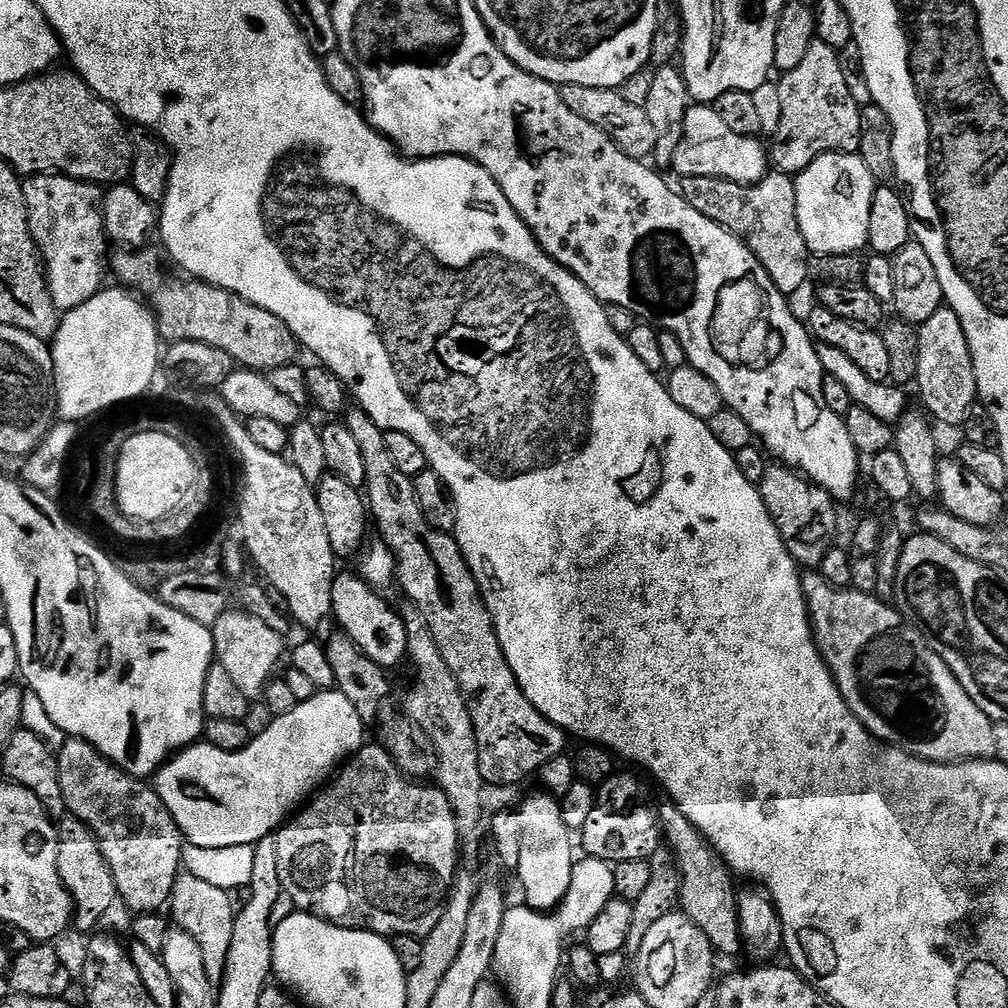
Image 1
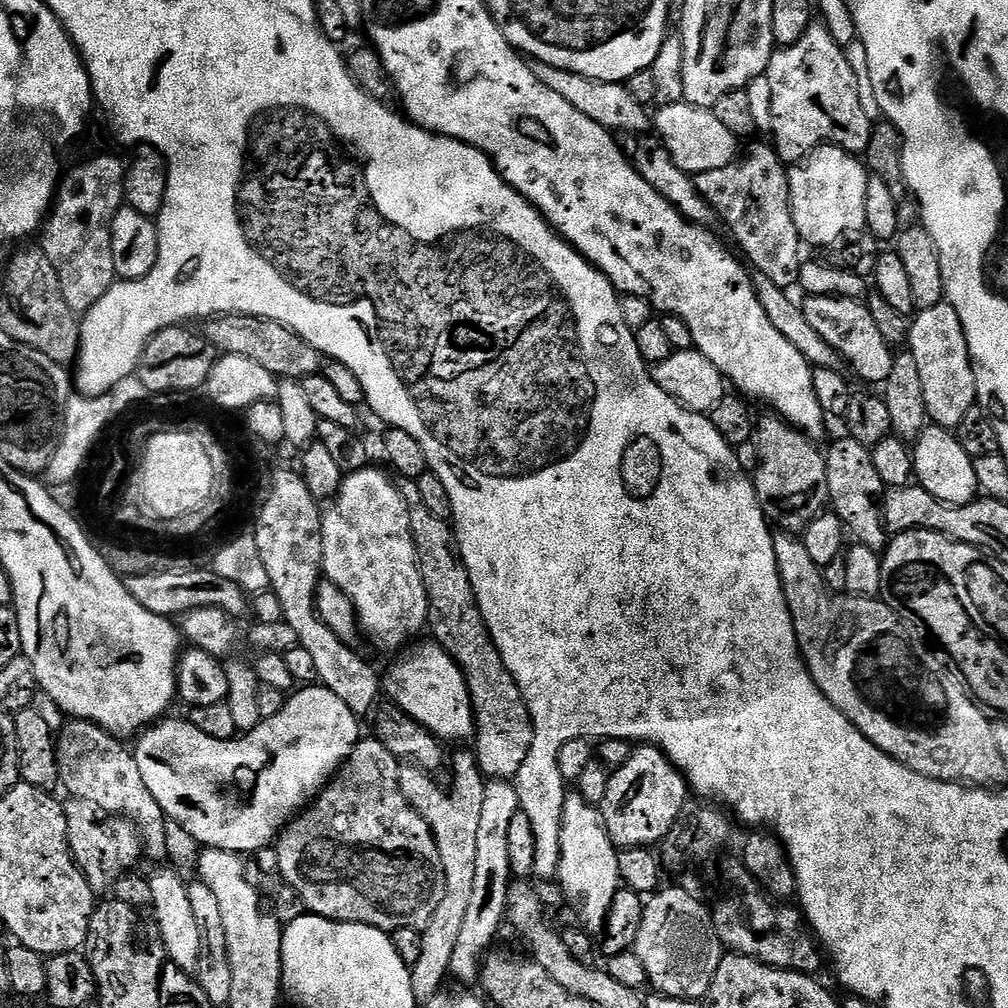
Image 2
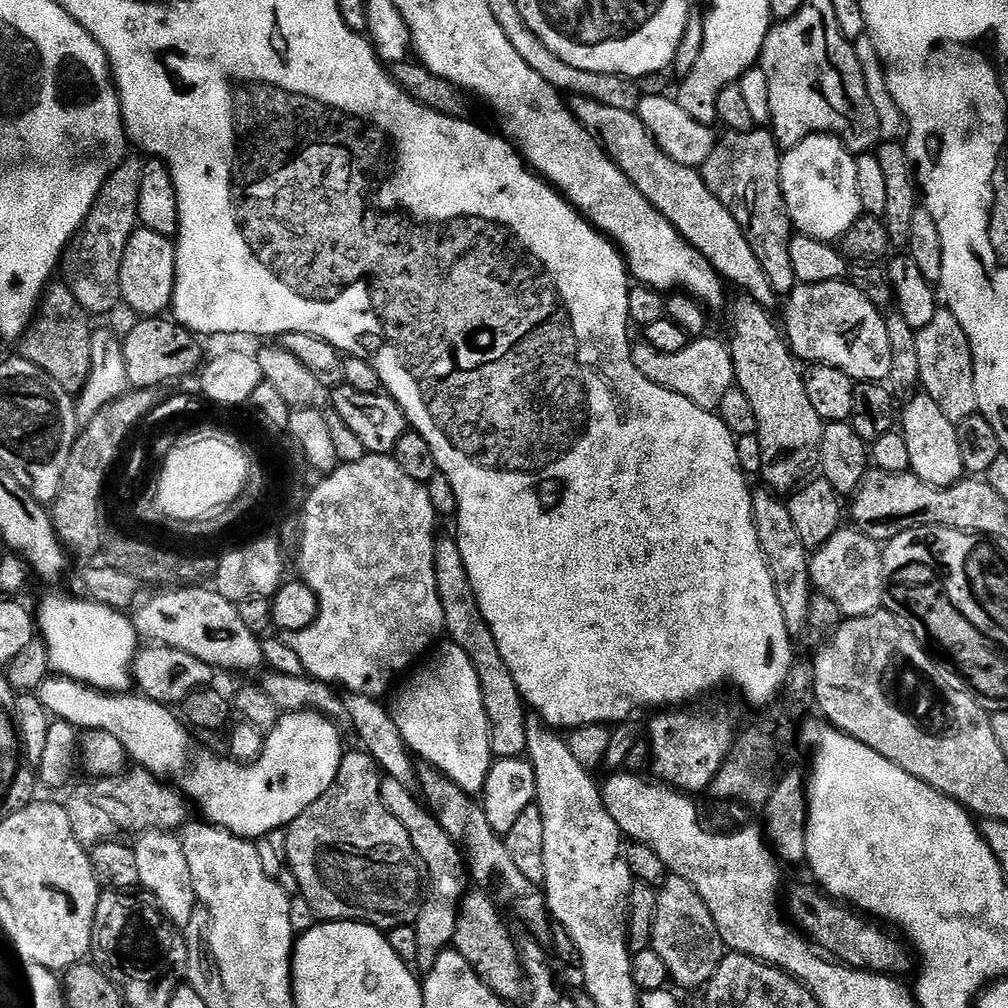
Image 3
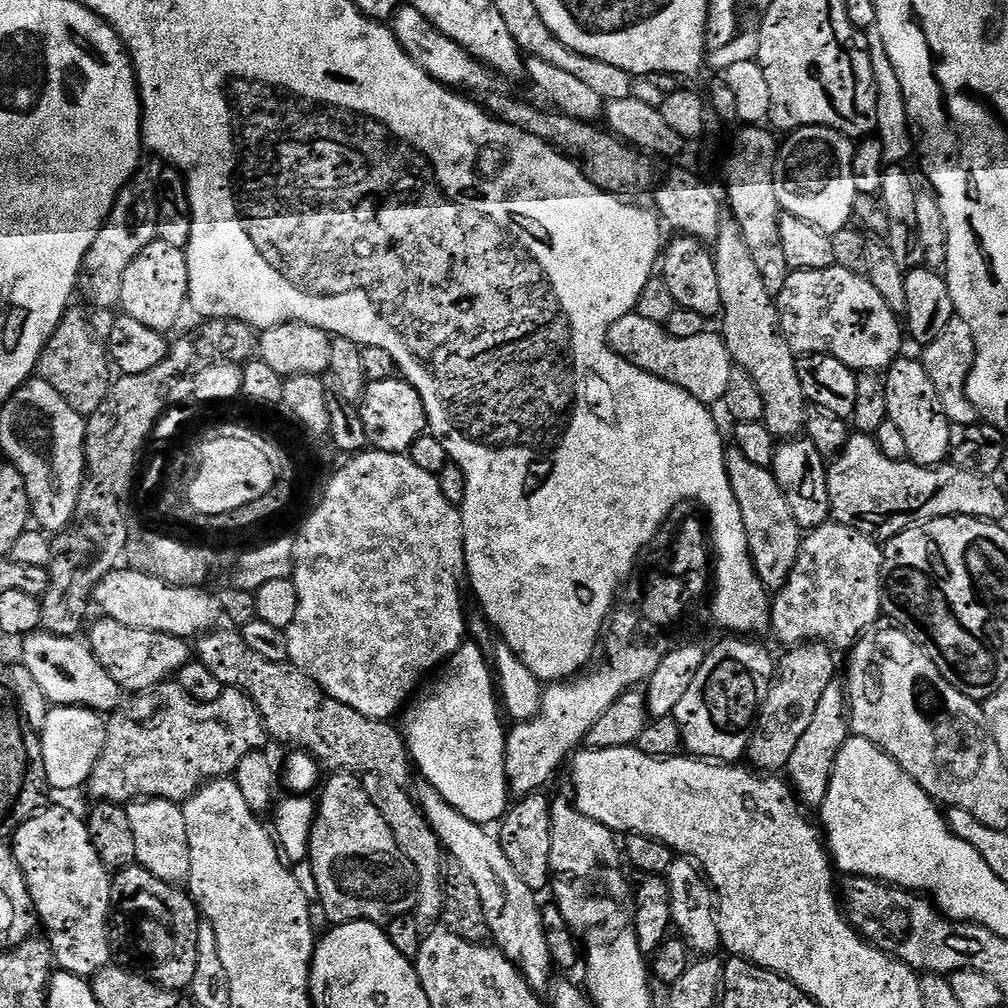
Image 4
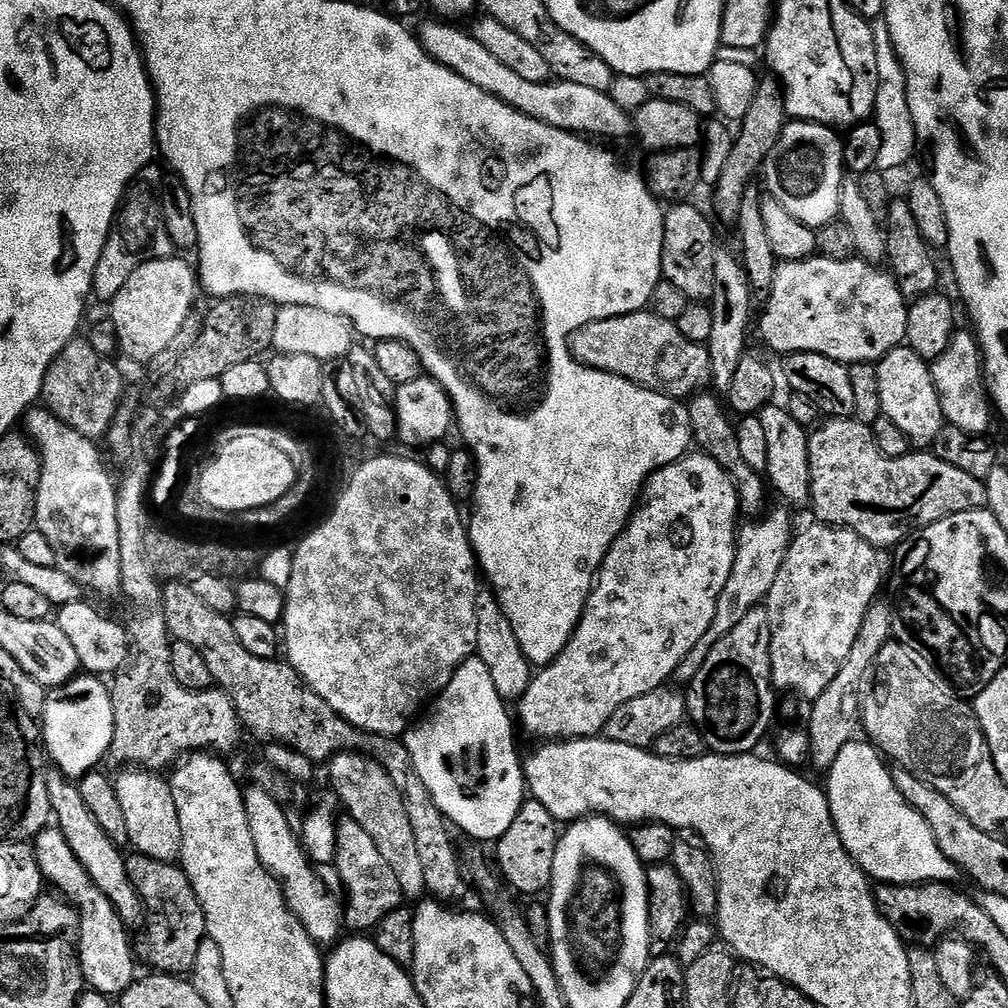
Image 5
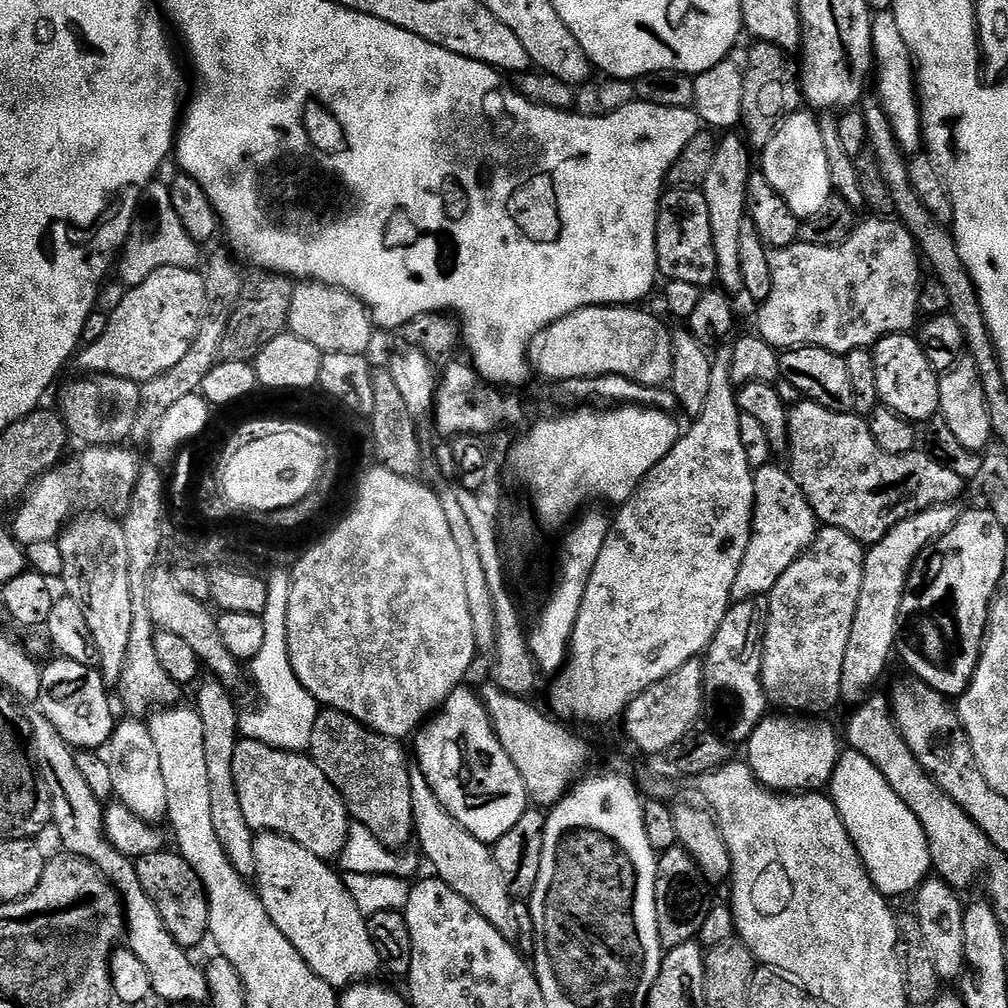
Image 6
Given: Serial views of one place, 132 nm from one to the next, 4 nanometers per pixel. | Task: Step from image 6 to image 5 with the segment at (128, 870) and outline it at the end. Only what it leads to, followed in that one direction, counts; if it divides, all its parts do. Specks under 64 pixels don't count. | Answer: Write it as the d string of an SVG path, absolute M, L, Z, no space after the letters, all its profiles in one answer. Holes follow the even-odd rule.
M59 770L49 771L46 778L46 790L50 790L50 806L54 817L55 827L70 842L70 850L74 854L88 874L90 874L98 890L106 894L118 914L122 918L124 927L129 930L143 929L146 924L144 904L136 892L136 887L130 882L128 873L128 861L121 845L116 844L110 838L106 838L106 830L94 822L94 814L90 814L90 806L82 798L79 787L69 777Z

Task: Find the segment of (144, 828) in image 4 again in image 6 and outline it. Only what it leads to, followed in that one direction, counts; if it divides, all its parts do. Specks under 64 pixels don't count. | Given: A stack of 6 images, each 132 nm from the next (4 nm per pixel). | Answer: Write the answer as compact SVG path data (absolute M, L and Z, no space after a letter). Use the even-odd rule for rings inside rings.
M124 718L113 727L108 741L98 749L102 762L110 770L110 782L115 799L148 825L163 821L168 815L166 782L162 779L162 765L154 738L150 738L147 723L140 718Z

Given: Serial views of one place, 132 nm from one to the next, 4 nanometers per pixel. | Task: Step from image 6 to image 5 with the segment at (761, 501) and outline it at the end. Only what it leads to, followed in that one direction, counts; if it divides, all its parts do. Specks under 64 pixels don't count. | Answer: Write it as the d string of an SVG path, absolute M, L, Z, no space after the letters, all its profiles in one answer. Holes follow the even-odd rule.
M770 512L753 519L745 528L743 525L737 531L734 566L730 570L730 578L726 578L726 586L722 586L722 594L716 603L714 622L710 622L710 630L702 634L702 642L698 642L698 646L694 646L694 650L690 650L690 654L686 654L686 658L678 666L674 677L677 685L691 684L698 670L702 670L702 662L706 662L712 647L722 638L726 638L726 634L730 634L730 630L734 630L734 626L738 626L738 622L742 622L742 618L746 618L752 608L767 601L770 586L774 586L774 578L778 578L778 570L782 570L782 562L794 539L791 518L784 512Z

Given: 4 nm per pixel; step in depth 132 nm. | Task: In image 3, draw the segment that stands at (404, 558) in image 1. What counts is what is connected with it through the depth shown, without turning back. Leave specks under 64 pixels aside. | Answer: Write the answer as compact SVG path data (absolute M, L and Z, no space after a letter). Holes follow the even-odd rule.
M437 539L436 577L442 598L444 627L447 635L455 644L462 646L466 650L466 654L470 654L474 666L478 670L478 682L482 686L482 698L488 715L492 755L496 758L524 756L528 751L526 722L530 712L514 682L514 674L510 674L506 662L502 662L498 642L494 642L494 634L490 630L486 618L482 618L478 598L470 586L470 578L466 574L466 566L462 562L462 554L458 550L455 539Z

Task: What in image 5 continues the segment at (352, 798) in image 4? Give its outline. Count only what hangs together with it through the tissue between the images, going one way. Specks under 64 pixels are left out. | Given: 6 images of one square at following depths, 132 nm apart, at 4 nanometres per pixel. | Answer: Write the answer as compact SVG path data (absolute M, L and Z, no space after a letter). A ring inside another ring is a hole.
M344 818L339 821L338 827L336 829L337 832L337 846L336 846L336 856L334 865L337 868L338 874L341 876L341 882L343 884L343 895L345 897L348 896L348 904L346 900L346 907L343 909L344 913L344 923L350 929L353 928L353 933L356 934L364 934L367 930L374 930L378 926L378 922L382 922L382 918L386 918L386 914L390 914L395 908L401 907L405 903L406 897L404 895L404 891L402 890L402 886L398 884L398 877L394 874L394 870L390 870L390 862L386 862L386 858L382 858L382 853L378 851L378 846L374 846L374 838L370 838L370 834L366 834L366 830L362 830L362 826L358 824L358 822L352 820L351 818Z

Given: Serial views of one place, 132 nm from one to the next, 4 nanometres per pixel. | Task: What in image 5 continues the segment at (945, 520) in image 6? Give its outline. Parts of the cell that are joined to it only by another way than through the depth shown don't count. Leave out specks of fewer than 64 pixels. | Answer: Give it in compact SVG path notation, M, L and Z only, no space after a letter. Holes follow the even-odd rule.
M877 602L870 606L866 614L866 622L862 622L862 630L858 630L858 639L850 649L846 662L842 662L842 670L838 670L838 678L826 686L826 690L817 700L811 701L812 717L806 723L808 741L810 742L811 767L816 767L820 774L826 774L834 766L838 754L847 744L857 739L862 728L862 709L870 692L870 681L874 676L876 660L882 654L882 646L886 646L894 636L894 617L892 606L888 602Z

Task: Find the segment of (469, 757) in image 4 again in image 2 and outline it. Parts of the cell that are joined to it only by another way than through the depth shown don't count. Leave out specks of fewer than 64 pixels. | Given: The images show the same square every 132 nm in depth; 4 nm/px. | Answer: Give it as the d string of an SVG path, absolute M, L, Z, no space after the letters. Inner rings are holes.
M434 638L417 639L399 653L400 656L382 676L382 692L391 703L416 720L441 741L473 739L476 718L472 715L472 699L468 683L456 659Z

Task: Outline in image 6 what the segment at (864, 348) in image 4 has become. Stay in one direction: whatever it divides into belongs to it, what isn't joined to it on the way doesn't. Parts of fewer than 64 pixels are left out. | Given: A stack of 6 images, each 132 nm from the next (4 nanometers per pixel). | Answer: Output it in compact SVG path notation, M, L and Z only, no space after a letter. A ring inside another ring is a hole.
M895 218L872 219L876 220L868 220L865 224L864 221L857 223L856 229L850 234L850 238L846 238L841 244L835 244L834 246L810 246L809 244L797 242L785 248L773 248L769 251L770 298L763 300L759 307L757 307L760 309L756 312L755 331L766 342L770 342L770 346L774 346L777 350L787 350L789 348L821 348L822 350L837 352L839 356L845 357L848 353L859 348L871 349L884 336L893 336L896 332L908 334L917 327L918 317L920 316L918 294L920 293L922 283L922 275L920 276L920 264L922 268L920 249L916 247L914 238L904 229L904 225L899 220Z

